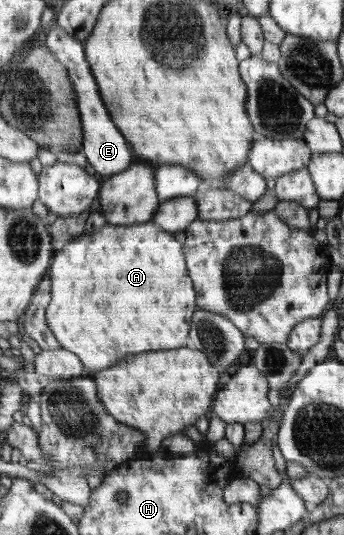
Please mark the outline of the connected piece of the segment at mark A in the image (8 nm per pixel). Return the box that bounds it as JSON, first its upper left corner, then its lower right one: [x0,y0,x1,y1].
[47,221,197,372]

